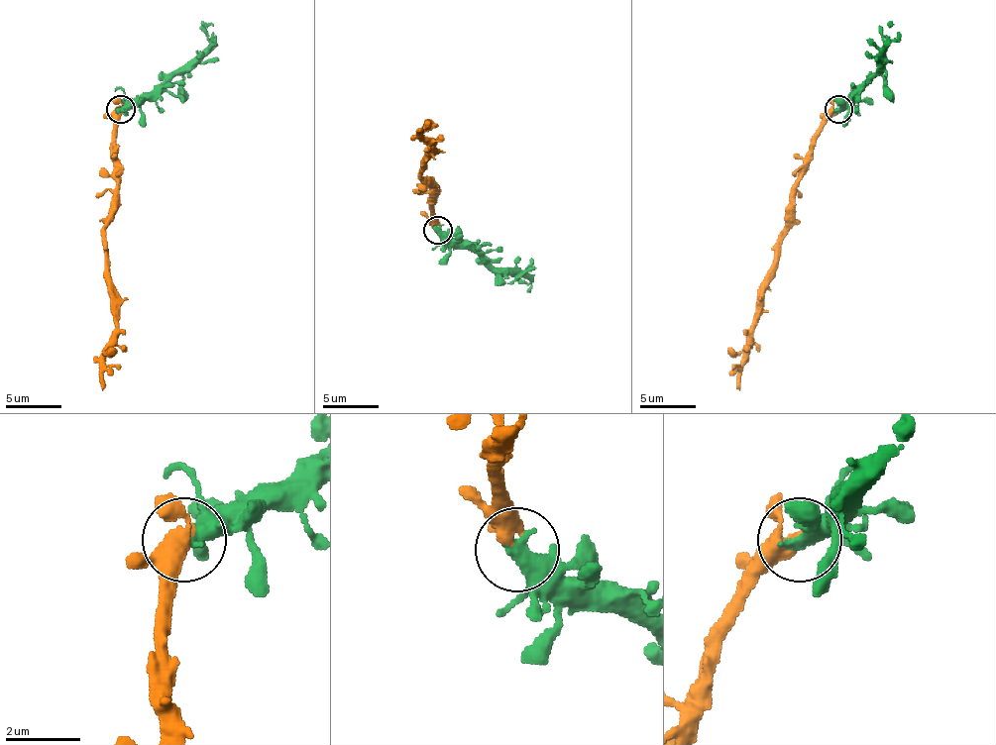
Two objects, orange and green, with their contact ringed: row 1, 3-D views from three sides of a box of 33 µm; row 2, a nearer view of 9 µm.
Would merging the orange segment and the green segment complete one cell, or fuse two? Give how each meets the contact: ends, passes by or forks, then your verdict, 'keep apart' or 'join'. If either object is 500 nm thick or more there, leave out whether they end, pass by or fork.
keep apart

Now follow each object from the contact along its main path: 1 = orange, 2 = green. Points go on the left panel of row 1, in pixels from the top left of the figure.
1: (120, 109), (114, 134), (117, 181), (106, 234), (106, 270), (114, 295), (114, 346), (106, 355), (103, 390)
2: (120, 109), (151, 97), (178, 69), (184, 69), (209, 45), (203, 28), (212, 22)

